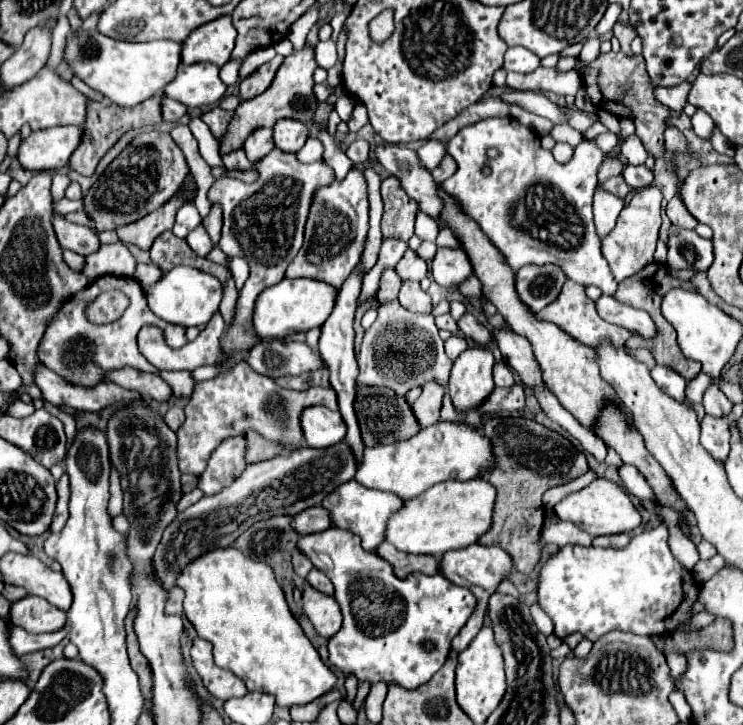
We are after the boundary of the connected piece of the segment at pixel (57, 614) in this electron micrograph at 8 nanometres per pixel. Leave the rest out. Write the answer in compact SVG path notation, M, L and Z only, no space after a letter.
M24 596L22 600L14 602L10 608L10 622L34 634L58 632L68 624L66 612L38 596Z

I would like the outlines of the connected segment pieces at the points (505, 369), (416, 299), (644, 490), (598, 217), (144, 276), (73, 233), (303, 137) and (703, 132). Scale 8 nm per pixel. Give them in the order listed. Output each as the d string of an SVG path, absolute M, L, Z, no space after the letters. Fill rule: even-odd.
M496 362L496 364L494 364L494 384L496 384L496 386L504 386L504 388L508 388L510 384L514 384L512 370L510 370L510 366L506 366L504 362Z
M402 280L400 292L398 292L398 302L404 308L410 308L414 312L430 312L432 310L428 294L414 280Z
M622 464L622 466L620 466L620 478L622 478L622 482L626 484L626 488L628 488L630 494L638 496L640 500L650 500L650 502L654 502L656 506L660 506L656 494L652 492L652 488L648 486L646 478L640 474L638 468L634 468L634 466L630 466L630 464Z
M596 188L594 194L594 226L598 238L604 238L612 232L618 212L622 210L624 200L618 200L616 196L610 196L608 192L602 192L602 188Z
M138 264L136 274L134 274L134 278L140 280L142 286L152 286L152 284L156 284L162 276L164 276L164 272L162 272L158 266L154 266L154 264Z
M54 214L52 224L54 224L54 232L56 232L56 238L62 248L68 248L68 250L82 254L82 256L94 254L100 248L100 240L98 240L96 232L90 230L88 226L70 224L60 214Z
M278 120L274 126L274 144L282 152L298 152L304 142L308 140L308 128L306 124L298 120Z
M698 110L694 116L692 116L692 126L694 126L694 132L698 138L702 140L710 140L712 138L712 130L716 128L716 122L712 120L710 114L706 114L704 110Z

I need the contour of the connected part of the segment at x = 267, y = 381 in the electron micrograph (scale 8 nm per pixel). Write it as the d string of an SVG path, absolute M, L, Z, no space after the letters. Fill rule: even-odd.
M242 362L234 370L230 370L228 374L216 376L212 380L206 380L206 382L200 382L194 386L194 392L186 404L186 422L178 430L178 464L180 464L184 474L200 474L206 468L212 452L226 438L246 436L248 430L258 432L268 442L280 444L286 452L300 450L300 448L304 448L304 432L300 428L300 416L308 406L316 406L316 404L338 410L338 398L334 396L332 388L316 388L314 386L314 388L308 388L304 392L286 390L286 388L280 388L272 378L266 378L266 376L254 372L246 362Z

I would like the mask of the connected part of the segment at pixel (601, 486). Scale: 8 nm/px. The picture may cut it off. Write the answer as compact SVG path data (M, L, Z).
M596 478L590 486L582 488L576 494L566 496L562 502L554 506L554 512L558 514L560 520L570 520L584 532L588 532L592 538L596 536L608 536L608 534L622 534L622 532L632 532L634 528L640 526L642 516L634 508L630 496L612 480L606 478Z

